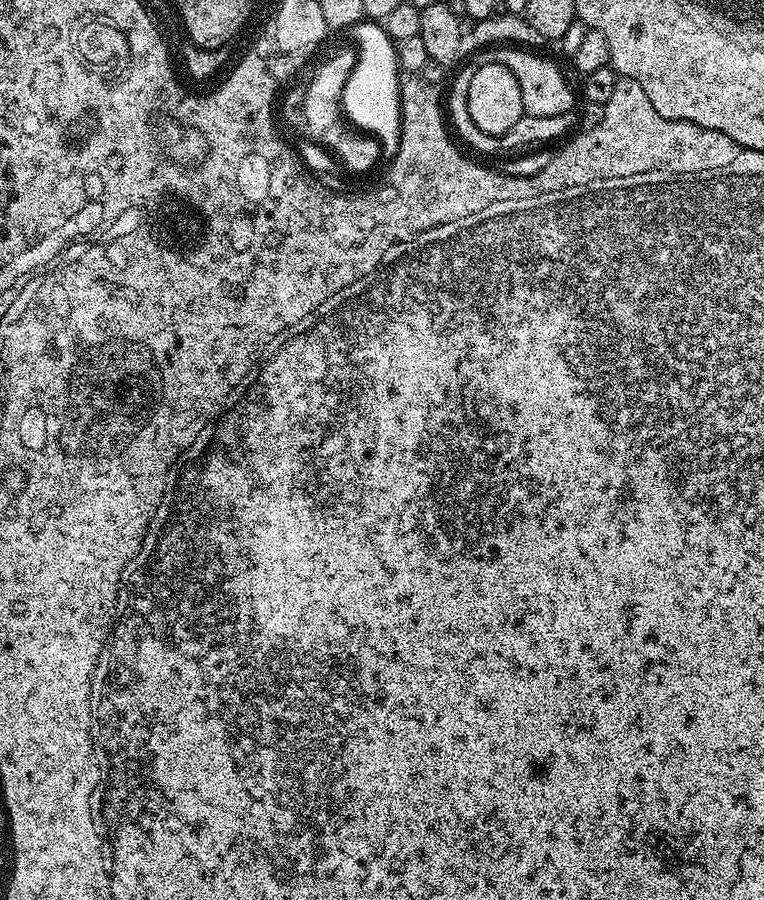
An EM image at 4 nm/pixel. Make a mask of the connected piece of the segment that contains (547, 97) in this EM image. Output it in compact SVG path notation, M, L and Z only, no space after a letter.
M492 46L487 50L481 50L471 57L472 60L451 81L452 93L446 96L446 116L454 129L455 135L461 141L467 142L473 132L472 119L468 109L468 91L470 90L470 78L474 78L474 70L478 70L487 64L501 64L506 66L518 78L518 86L522 90L522 102L524 103L525 116L534 118L551 118L553 114L566 114L577 106L576 96L564 77L564 72L552 60L539 56L539 51L529 50L524 46Z

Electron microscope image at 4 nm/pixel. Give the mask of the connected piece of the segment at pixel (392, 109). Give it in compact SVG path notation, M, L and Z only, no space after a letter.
M367 18L350 29L356 49L356 65L344 87L342 107L345 116L359 131L375 136L385 157L396 154L400 144L400 81L402 73L396 63L396 45L383 23Z

